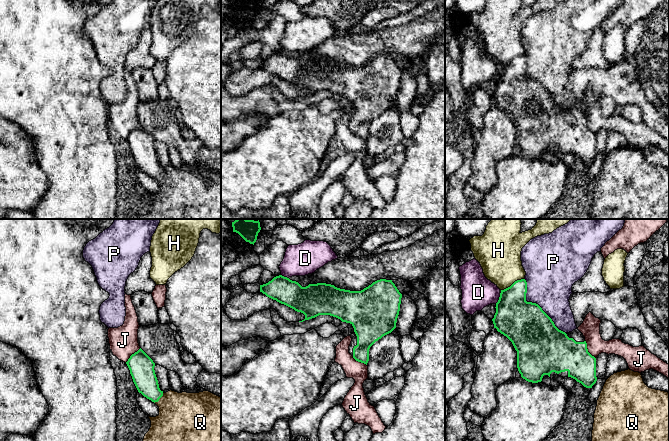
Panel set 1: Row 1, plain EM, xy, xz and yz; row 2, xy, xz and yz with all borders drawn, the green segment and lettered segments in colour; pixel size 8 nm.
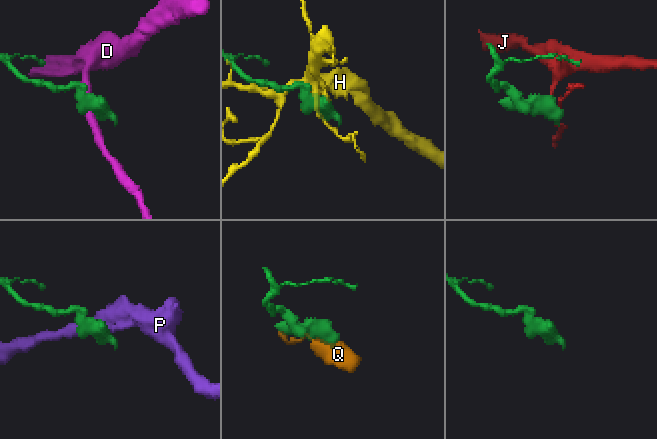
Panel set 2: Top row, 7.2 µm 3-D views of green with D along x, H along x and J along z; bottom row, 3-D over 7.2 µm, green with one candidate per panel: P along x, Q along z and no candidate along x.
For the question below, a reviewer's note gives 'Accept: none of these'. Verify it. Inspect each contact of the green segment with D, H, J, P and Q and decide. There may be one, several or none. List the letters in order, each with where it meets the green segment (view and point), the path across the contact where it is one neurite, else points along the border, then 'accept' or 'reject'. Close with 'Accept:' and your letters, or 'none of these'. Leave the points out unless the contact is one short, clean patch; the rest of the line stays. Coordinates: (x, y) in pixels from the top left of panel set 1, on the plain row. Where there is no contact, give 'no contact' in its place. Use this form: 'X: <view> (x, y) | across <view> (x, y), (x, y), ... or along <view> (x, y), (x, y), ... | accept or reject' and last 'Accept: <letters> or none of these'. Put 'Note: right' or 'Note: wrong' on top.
Note: wrong
D: yz (499, 74) | reject
H: yz (513, 59) | reject
J: yz (587, 125) | along yz (585, 116), (587, 126), (595, 134) | reject
P: yz (535, 79) | reject
Q: xy (159, 174) | across xy (143, 150), (148, 163), (159, 174), (167, 178), (183, 194) | accept
Accept: Q

